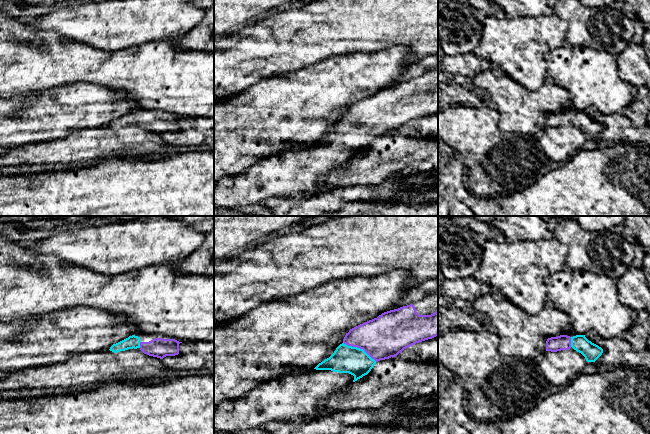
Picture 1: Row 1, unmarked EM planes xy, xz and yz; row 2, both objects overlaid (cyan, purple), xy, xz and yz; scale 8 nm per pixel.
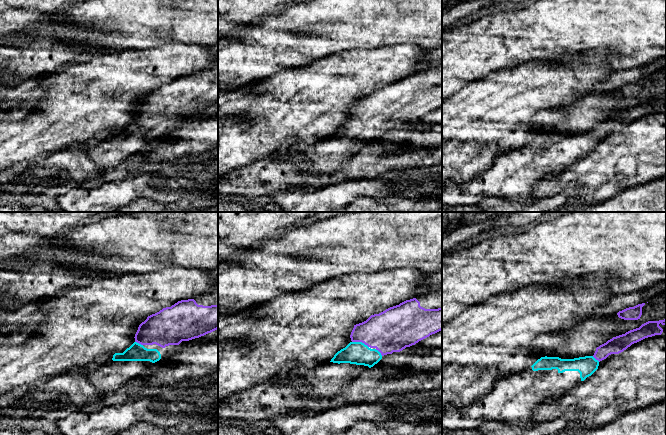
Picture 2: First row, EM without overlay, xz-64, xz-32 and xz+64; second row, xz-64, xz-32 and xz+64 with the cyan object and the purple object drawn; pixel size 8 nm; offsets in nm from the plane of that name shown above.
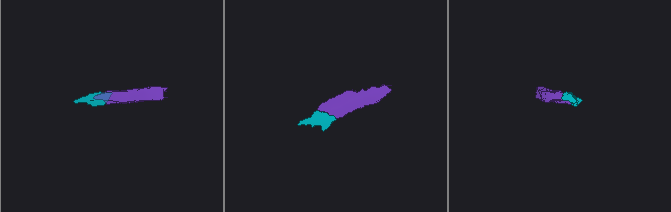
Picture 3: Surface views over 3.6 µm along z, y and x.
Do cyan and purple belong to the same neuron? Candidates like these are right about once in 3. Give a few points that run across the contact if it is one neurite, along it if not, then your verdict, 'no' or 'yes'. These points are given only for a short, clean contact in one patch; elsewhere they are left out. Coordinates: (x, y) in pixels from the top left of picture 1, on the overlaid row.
line xz (346, 359), (359, 348), (386, 336); yes

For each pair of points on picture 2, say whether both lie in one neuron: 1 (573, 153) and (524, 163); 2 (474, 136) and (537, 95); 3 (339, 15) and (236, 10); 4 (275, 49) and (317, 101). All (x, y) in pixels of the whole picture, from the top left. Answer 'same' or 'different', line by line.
1: same
2: same
3: different
4: different

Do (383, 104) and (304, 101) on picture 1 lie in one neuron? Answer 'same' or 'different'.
different

